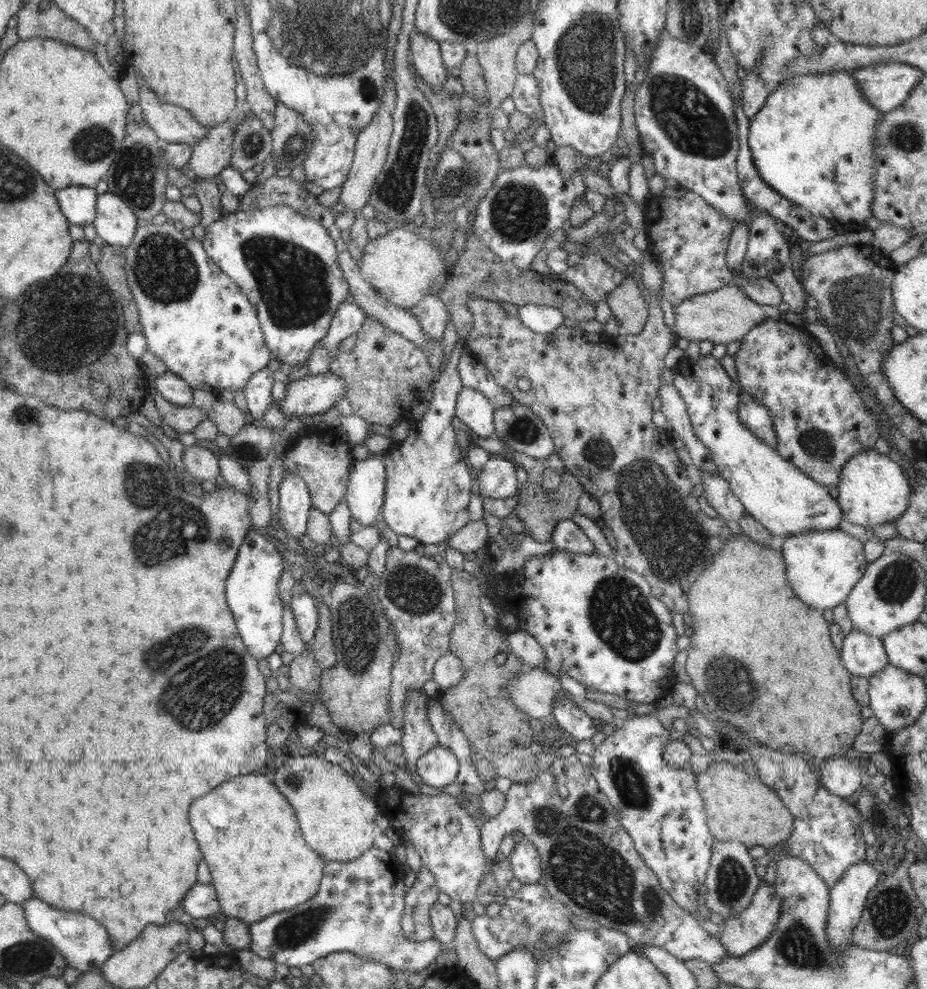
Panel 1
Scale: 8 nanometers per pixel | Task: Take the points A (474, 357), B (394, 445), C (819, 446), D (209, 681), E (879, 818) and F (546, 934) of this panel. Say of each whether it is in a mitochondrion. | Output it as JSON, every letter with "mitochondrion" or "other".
{"A":"other","B":"other","C":"mitochondrion","D":"mitochondrion","E":"other","F":"mitochondrion"}

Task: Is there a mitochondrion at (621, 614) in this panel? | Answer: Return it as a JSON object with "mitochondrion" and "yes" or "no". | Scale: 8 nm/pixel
{"mitochondrion":"yes"}

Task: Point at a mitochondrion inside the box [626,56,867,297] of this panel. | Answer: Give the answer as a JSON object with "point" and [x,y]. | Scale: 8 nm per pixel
{"point":[689,119]}

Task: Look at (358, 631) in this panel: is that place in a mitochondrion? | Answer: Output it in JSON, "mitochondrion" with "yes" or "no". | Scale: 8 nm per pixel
{"mitochondrion":"yes"}

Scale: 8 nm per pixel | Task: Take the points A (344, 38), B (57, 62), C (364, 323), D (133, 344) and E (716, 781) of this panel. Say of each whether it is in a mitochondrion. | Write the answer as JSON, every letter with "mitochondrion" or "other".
{"A":"mitochondrion","B":"other","C":"other","D":"other","E":"other"}

